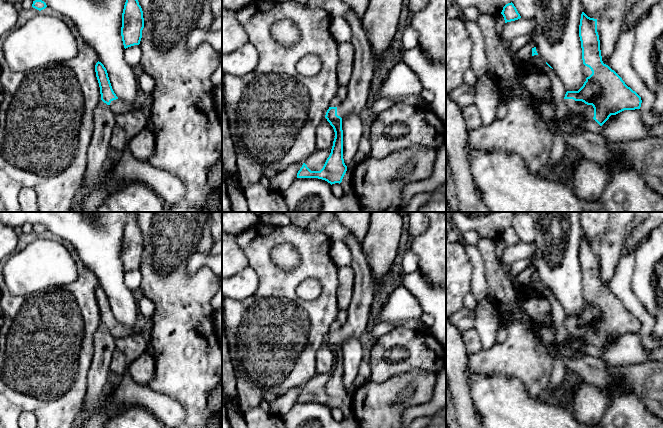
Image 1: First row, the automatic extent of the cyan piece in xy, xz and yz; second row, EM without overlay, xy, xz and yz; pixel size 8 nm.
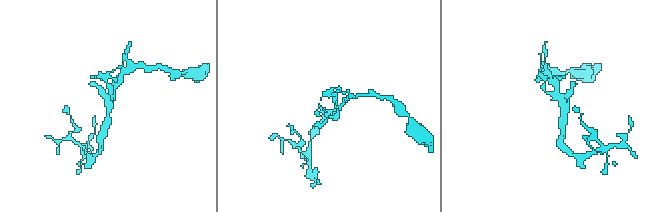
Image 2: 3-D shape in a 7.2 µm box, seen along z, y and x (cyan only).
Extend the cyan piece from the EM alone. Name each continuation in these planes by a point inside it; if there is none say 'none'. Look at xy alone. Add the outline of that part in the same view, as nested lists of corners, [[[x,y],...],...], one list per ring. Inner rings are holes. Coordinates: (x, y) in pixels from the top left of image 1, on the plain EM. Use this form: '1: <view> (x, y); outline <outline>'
1: xy (117, 330); outline [[[119,322],[111,325],[109,331],[114,336],[114,338],[116,337],[126,338],[126,337],[133,336],[136,334],[135,328],[129,327]]]

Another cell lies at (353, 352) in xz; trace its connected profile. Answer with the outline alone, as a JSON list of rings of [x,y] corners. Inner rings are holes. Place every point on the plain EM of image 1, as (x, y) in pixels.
[[[351,338],[342,343],[343,383],[348,390],[353,386],[361,363],[366,359],[364,348],[359,338]]]

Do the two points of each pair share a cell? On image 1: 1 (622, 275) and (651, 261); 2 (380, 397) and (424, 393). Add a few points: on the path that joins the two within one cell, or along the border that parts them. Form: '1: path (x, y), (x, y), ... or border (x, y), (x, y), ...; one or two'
1: border (638, 247), (631, 279), (633, 294); two
2: path (391, 389), (401, 381), (414, 382); one

